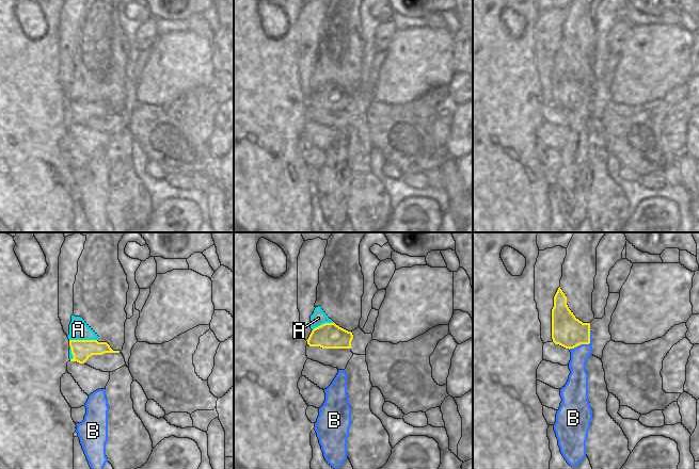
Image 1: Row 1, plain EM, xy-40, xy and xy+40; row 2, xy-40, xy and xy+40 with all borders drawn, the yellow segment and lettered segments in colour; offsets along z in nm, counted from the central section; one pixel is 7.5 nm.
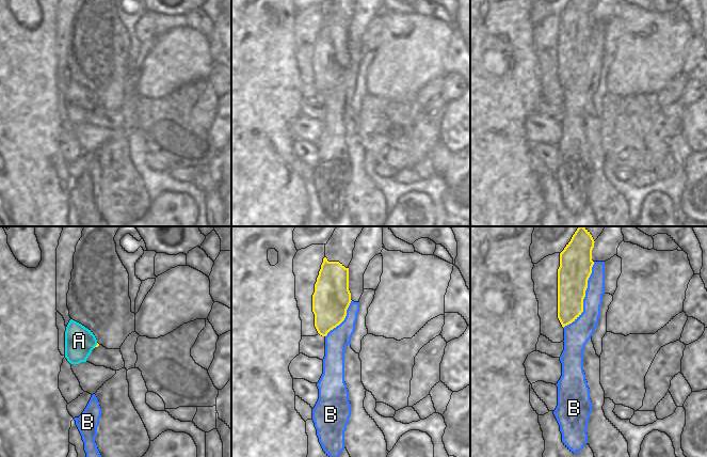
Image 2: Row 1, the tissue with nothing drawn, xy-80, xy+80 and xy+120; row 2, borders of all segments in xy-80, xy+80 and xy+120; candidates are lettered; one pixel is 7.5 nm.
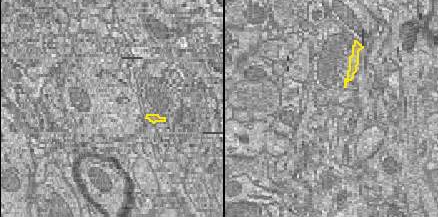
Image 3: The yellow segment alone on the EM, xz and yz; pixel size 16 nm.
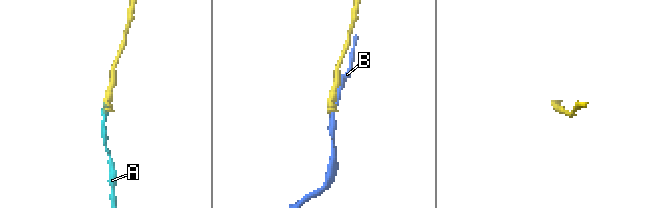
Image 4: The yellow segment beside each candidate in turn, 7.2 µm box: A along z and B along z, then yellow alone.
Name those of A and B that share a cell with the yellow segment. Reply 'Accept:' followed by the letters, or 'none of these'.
Accept: A

